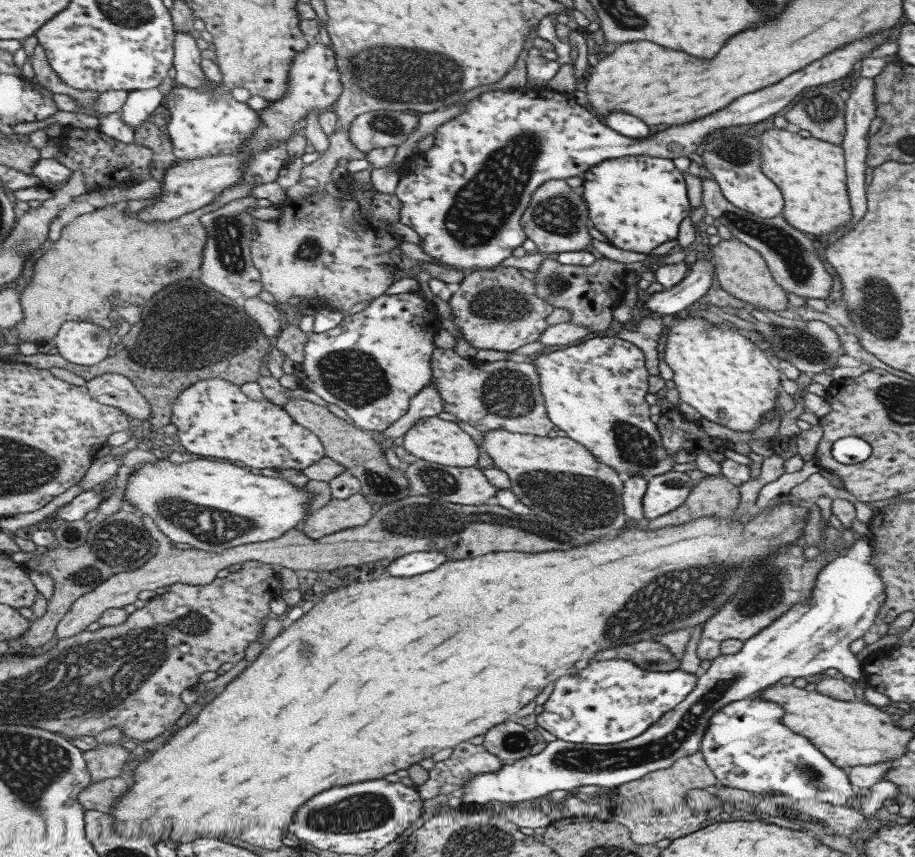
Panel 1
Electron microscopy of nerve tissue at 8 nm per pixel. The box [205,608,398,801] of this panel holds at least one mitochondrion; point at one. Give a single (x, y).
(307, 650)

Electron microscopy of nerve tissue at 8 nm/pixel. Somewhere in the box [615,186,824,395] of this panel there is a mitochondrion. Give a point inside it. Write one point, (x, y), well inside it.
(790, 250)

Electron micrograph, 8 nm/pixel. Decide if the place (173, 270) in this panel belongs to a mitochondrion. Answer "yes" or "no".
yes

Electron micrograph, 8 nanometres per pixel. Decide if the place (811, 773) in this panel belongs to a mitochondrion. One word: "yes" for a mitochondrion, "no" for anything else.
yes

